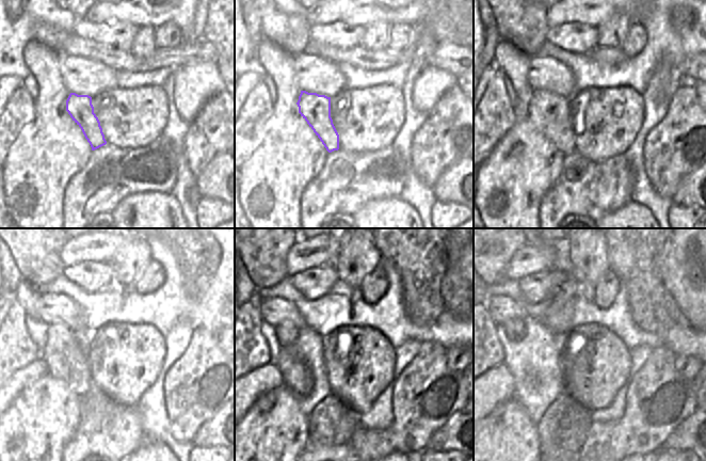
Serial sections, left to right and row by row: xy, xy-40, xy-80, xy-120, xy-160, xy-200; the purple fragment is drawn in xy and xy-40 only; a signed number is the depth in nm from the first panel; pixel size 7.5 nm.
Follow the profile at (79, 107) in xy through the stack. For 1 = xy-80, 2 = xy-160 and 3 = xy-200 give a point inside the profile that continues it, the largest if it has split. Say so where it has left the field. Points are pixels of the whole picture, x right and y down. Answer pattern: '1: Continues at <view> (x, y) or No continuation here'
1: Continues at xy-80 (548, 111)
2: Continues at xy-160 (299, 378)
3: Continues at xy-200 (514, 328).

